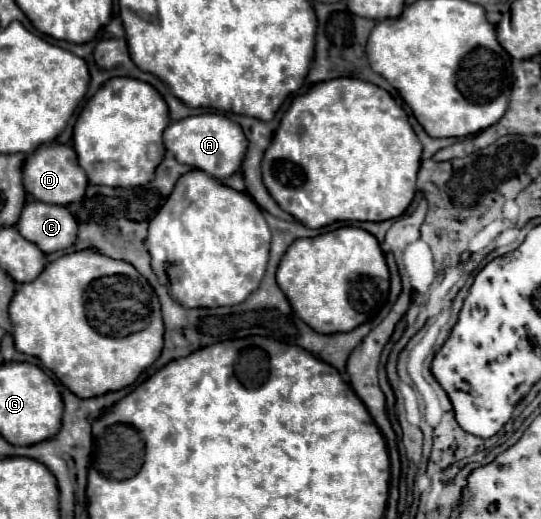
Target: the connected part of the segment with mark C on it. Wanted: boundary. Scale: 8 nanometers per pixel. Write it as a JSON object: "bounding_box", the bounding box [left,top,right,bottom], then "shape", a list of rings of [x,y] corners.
{"bounding_box":[16,201,76,253],"shape":[[[42,201],[26,203],[16,229],[44,253],[64,251],[76,241],[76,219],[62,205]]]}

